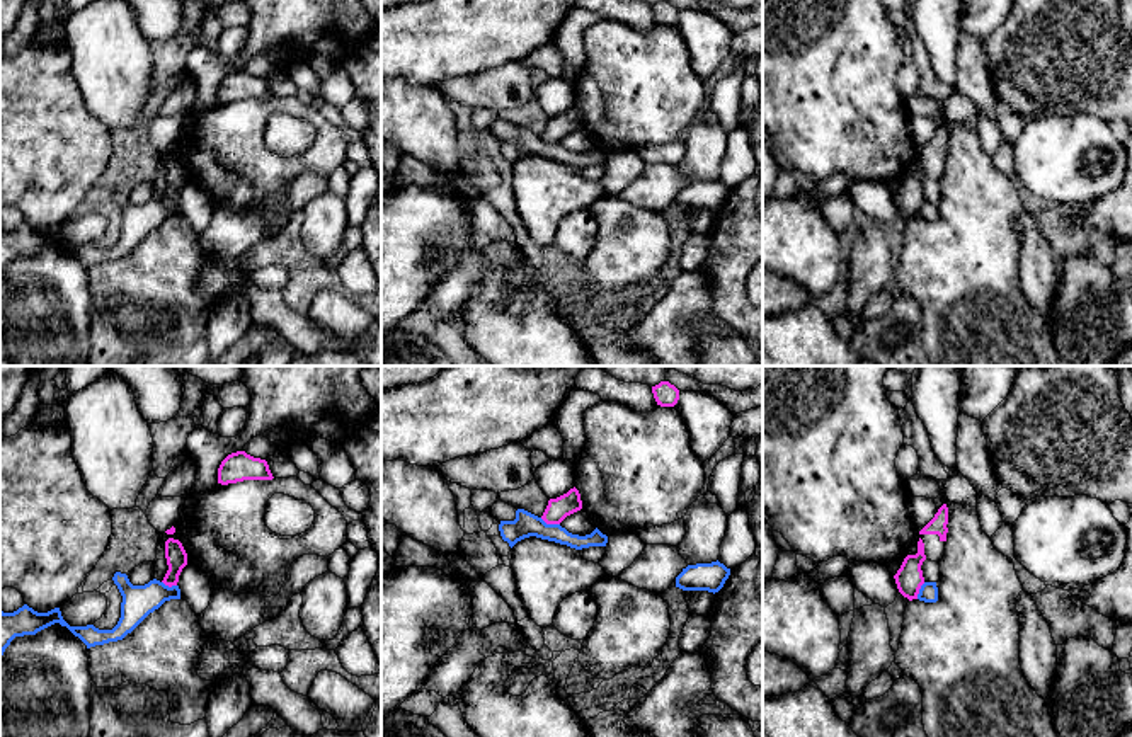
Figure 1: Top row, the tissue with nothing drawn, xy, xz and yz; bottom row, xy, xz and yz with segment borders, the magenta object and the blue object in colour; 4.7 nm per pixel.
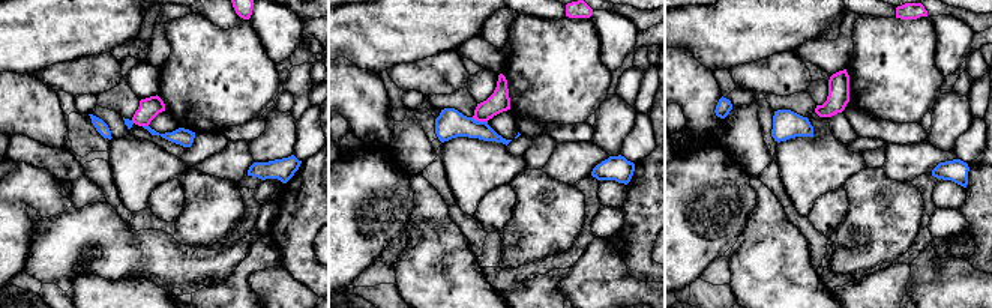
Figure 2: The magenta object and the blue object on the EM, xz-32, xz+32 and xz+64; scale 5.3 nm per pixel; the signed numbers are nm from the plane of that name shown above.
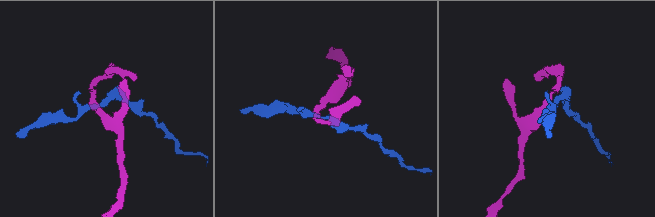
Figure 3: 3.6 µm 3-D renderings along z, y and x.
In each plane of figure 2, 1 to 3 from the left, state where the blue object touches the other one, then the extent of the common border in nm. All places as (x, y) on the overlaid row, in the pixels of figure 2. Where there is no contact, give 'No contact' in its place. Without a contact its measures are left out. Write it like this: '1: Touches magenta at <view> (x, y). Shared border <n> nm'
1: Touches magenta at xz-32 (146, 125). Shared border 30 nm
2: Touches magenta at xz+32 (479, 120). Shared border 90 nm
3: No contact

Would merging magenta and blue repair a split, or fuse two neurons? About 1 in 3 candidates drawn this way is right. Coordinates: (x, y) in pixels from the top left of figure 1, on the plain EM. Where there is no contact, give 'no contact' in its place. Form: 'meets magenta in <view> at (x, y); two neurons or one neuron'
meets magenta in xz at (550, 142); two neurons

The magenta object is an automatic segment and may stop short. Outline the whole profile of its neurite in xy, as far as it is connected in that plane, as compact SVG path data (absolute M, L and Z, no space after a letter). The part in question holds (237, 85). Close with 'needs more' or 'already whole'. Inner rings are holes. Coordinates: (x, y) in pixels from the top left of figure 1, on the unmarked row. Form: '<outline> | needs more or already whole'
M245 70L228 73L218 87L218 102L228 104L243 99L272 99L266 78L254 77Z | already whole

